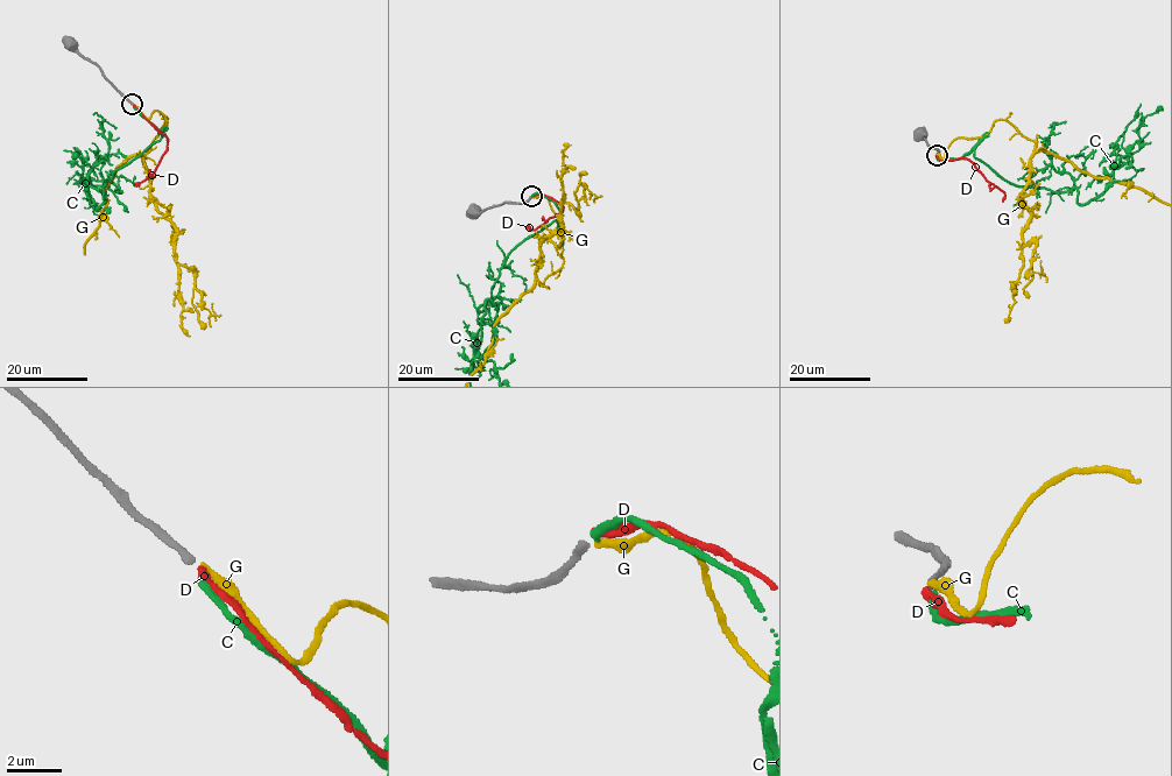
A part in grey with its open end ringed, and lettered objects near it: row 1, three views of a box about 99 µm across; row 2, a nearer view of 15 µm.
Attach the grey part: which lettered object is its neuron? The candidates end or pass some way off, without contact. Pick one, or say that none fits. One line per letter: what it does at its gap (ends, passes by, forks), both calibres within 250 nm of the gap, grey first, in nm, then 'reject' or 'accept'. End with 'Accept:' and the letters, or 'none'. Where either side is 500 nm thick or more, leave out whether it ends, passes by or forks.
C: it ends | 280/280 nm | accept
D: it ends | 280/240 nm | reject
G: it ends | 280/260 nm | reject
Accept: C

